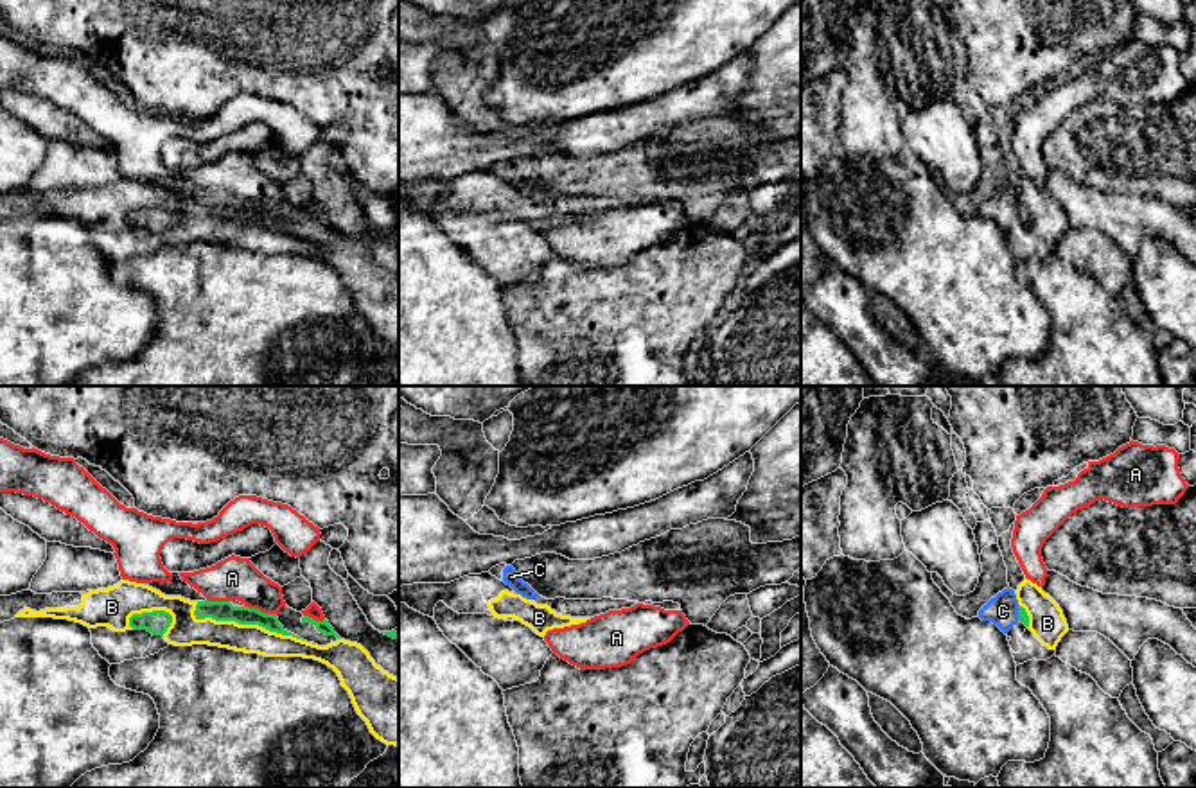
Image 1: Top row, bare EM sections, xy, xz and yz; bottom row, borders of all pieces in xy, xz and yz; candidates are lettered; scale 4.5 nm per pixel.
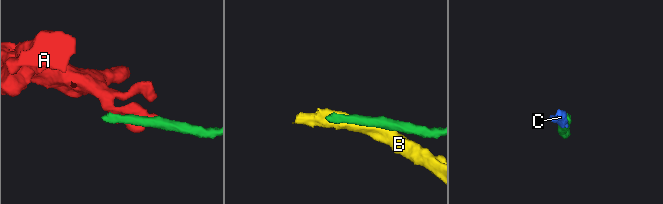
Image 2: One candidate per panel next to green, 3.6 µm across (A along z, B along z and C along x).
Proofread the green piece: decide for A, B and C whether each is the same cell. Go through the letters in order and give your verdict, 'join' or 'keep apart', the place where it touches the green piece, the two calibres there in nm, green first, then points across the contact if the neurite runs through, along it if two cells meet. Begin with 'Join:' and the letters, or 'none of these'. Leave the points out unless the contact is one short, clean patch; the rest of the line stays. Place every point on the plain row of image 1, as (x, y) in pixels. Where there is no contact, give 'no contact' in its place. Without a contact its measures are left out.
Join: C
A: keep apart; meets green in xy at (259, 209); 100 nm thick on the green side, 190 nm on the other
B: keep apart; meets green in xy at (246, 221); 100 nm thick on the green side, 130 nm on the other
C: join; meets green in yz at (1019, 210); 50 nm thick on the green side, 140 nm on the other; runs through yz (1022, 214), (1019, 210), (1002, 209)

